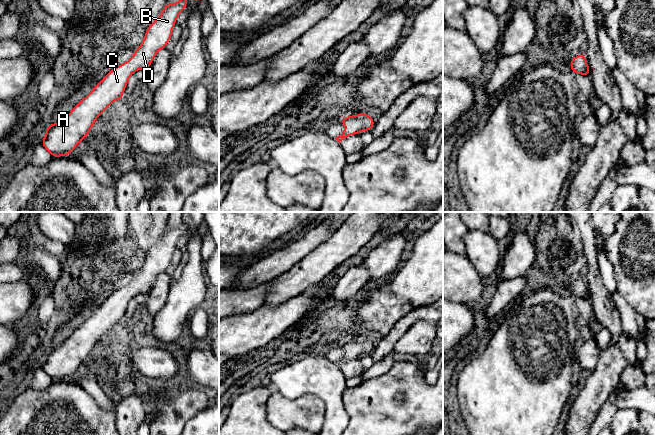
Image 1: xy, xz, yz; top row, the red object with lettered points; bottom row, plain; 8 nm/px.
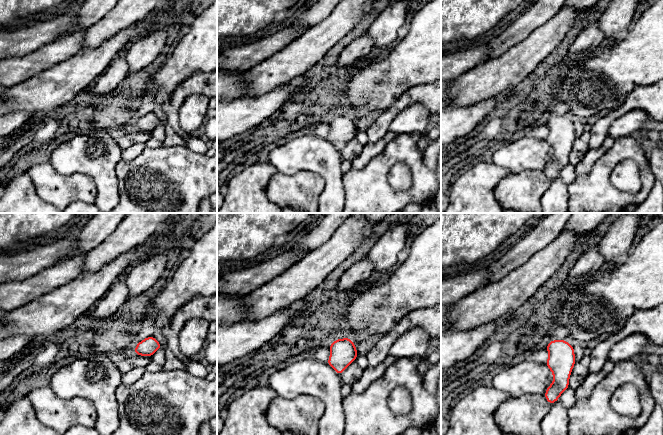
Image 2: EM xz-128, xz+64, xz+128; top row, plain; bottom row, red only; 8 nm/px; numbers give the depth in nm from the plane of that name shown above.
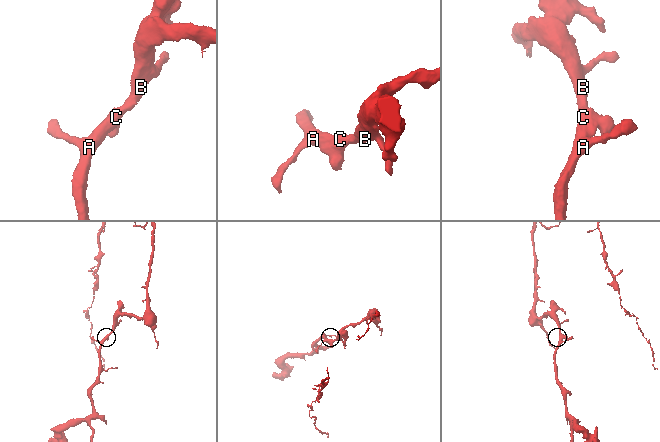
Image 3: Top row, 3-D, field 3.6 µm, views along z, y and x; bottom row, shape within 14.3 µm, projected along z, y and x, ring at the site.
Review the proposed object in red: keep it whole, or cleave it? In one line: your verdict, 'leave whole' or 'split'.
leave whole

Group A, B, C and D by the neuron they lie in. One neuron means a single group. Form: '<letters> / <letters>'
A B C D

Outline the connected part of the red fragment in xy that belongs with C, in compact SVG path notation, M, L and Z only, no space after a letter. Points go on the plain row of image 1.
M183 219L176 227L166 227L158 243L146 253L145 261L141 269L134 275L131 283L114 291L63 344L47 350L44 363L41 367L53 381L68 380L68 378L77 371L78 367L87 361L91 352L94 350L96 343L101 337L104 336L114 325L124 323L123 316L126 313L130 300L137 294L148 293L157 276L166 271L171 263L177 241L186 232L187 228L187 222Z

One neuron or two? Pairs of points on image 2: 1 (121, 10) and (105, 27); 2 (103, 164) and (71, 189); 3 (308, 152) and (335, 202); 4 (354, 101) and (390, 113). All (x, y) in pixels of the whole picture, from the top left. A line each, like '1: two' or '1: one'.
1: one
2: two
3: one
4: two

